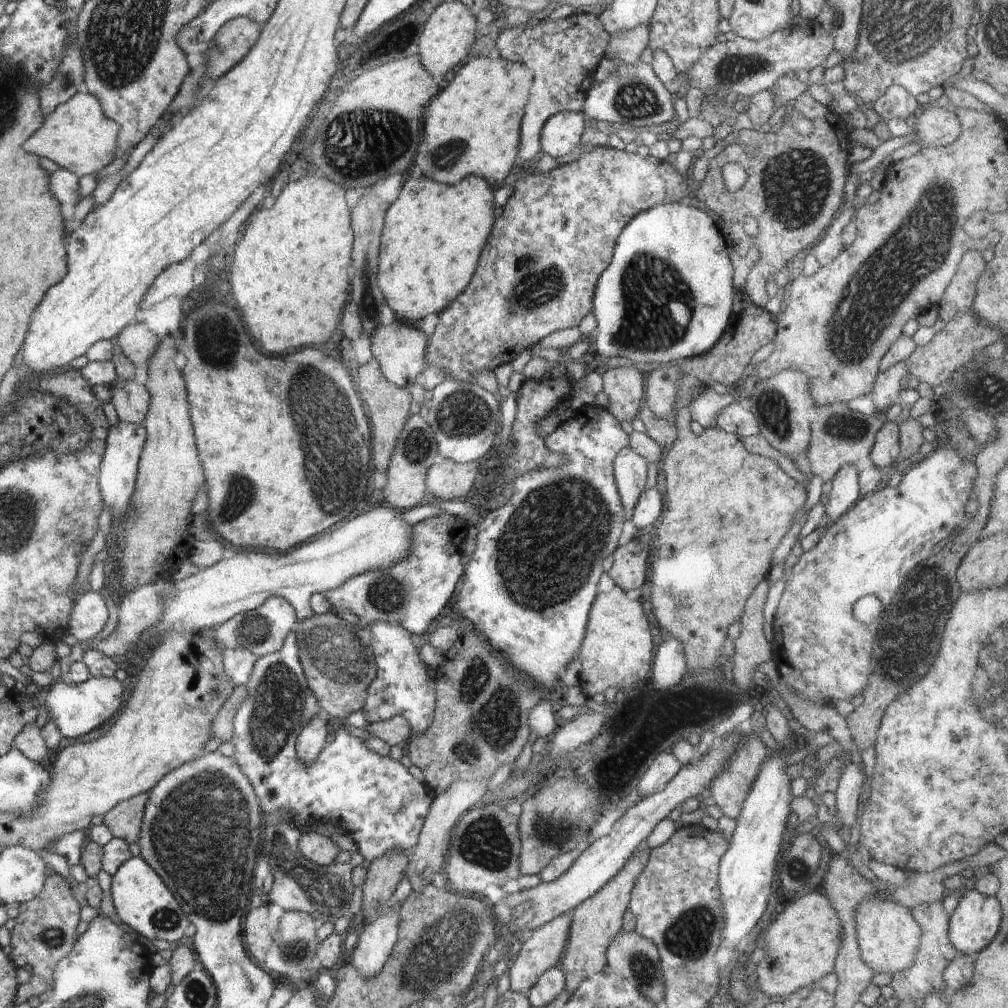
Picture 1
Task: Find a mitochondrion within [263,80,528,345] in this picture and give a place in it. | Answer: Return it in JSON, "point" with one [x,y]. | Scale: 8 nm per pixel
{"point":[386,136]}

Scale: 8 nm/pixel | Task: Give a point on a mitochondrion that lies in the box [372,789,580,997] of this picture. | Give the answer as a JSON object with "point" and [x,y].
{"point":[439,954]}

